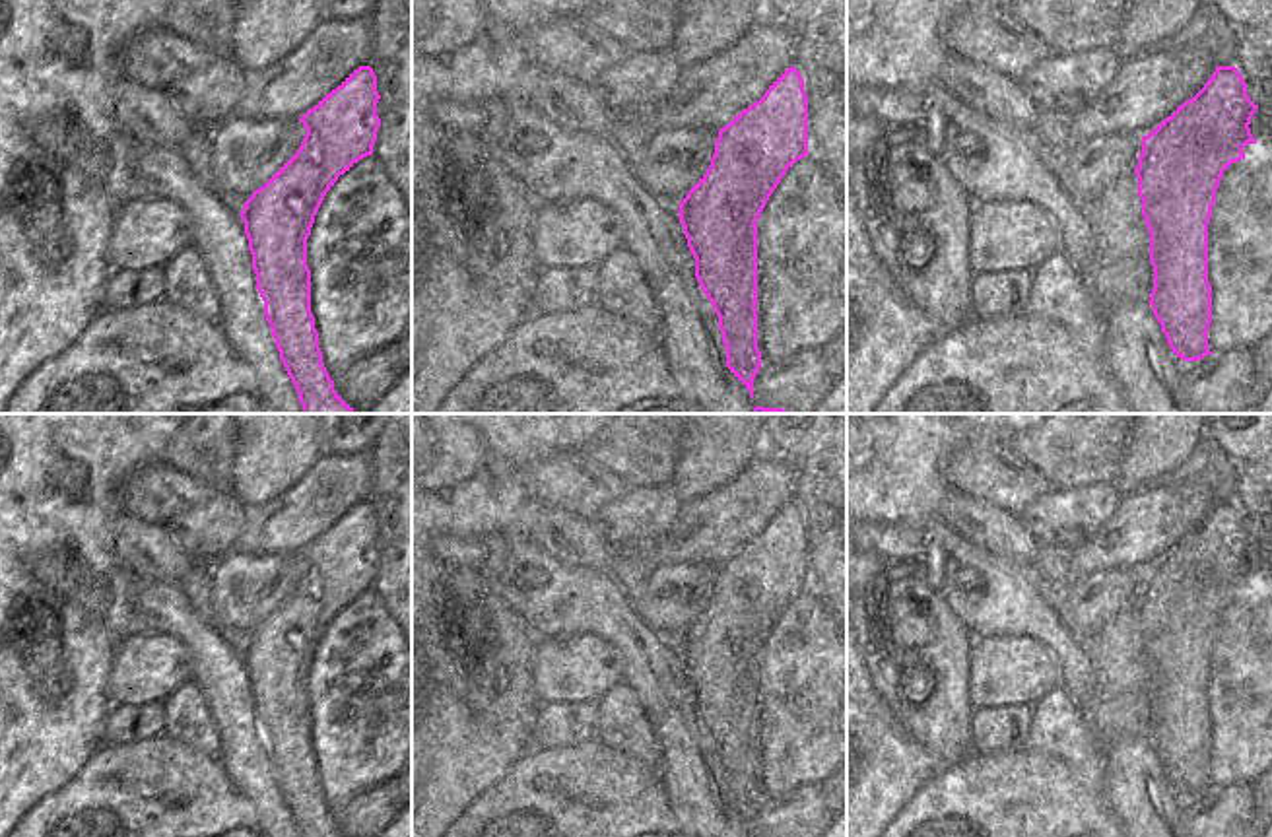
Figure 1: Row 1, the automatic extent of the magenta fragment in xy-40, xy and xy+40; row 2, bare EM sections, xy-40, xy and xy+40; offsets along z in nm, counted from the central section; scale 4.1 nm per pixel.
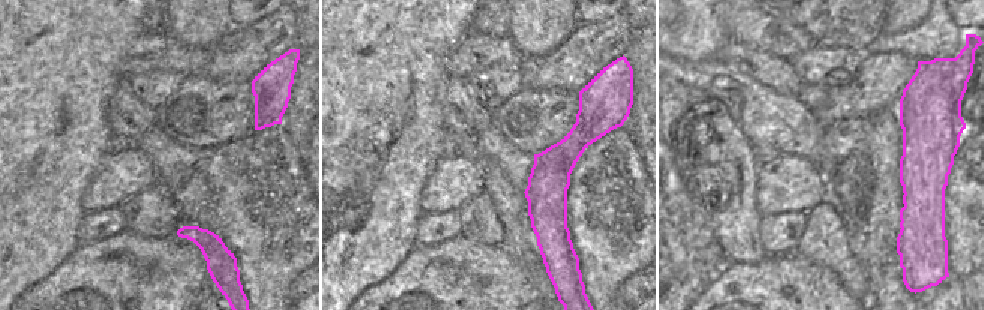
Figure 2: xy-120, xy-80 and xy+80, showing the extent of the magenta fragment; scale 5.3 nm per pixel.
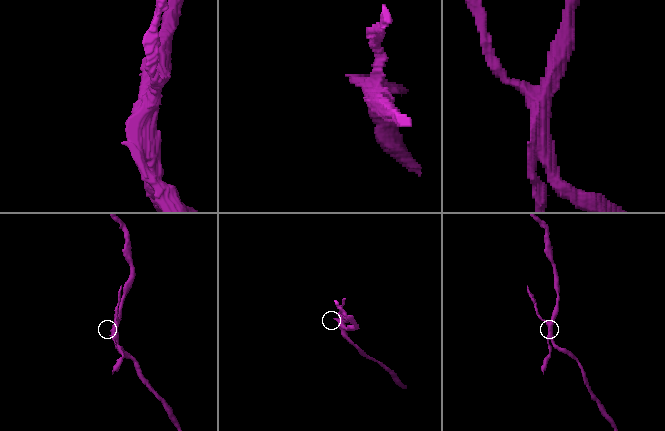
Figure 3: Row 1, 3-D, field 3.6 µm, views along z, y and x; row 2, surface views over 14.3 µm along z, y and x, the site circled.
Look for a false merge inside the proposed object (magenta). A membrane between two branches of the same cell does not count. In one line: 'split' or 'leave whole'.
split

